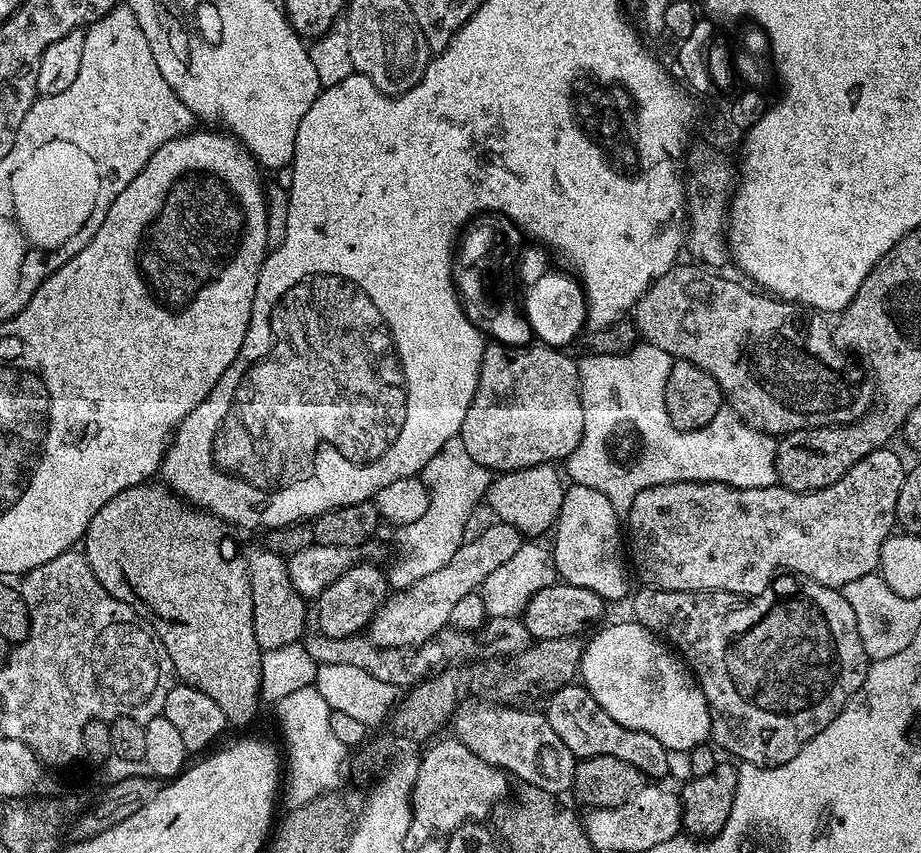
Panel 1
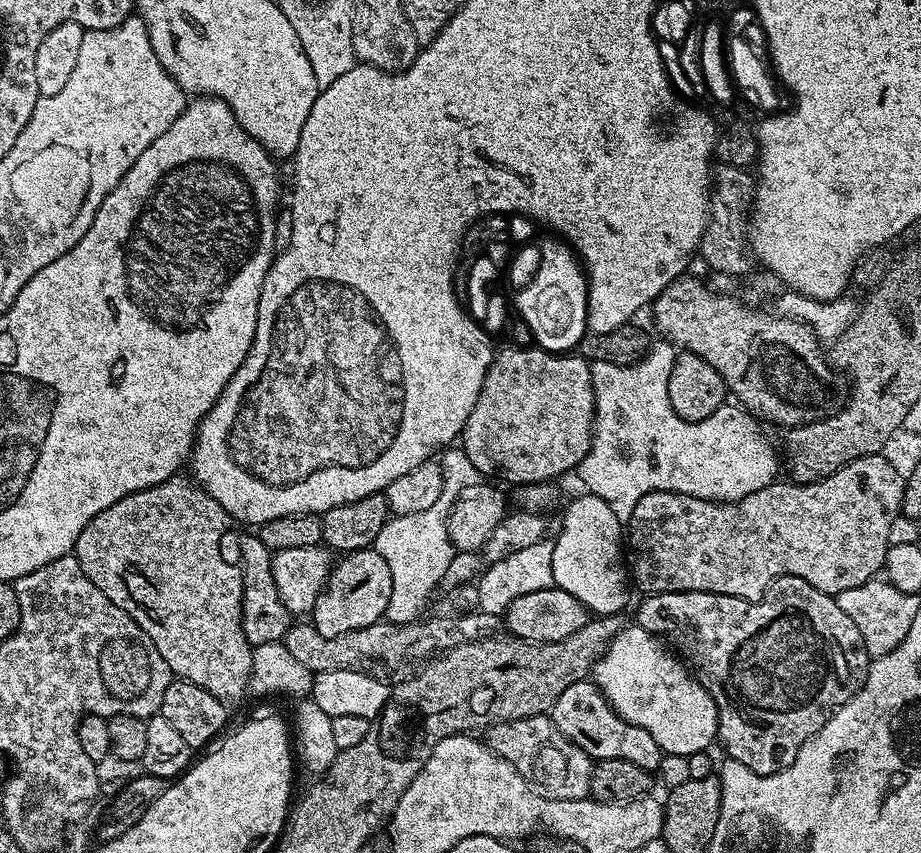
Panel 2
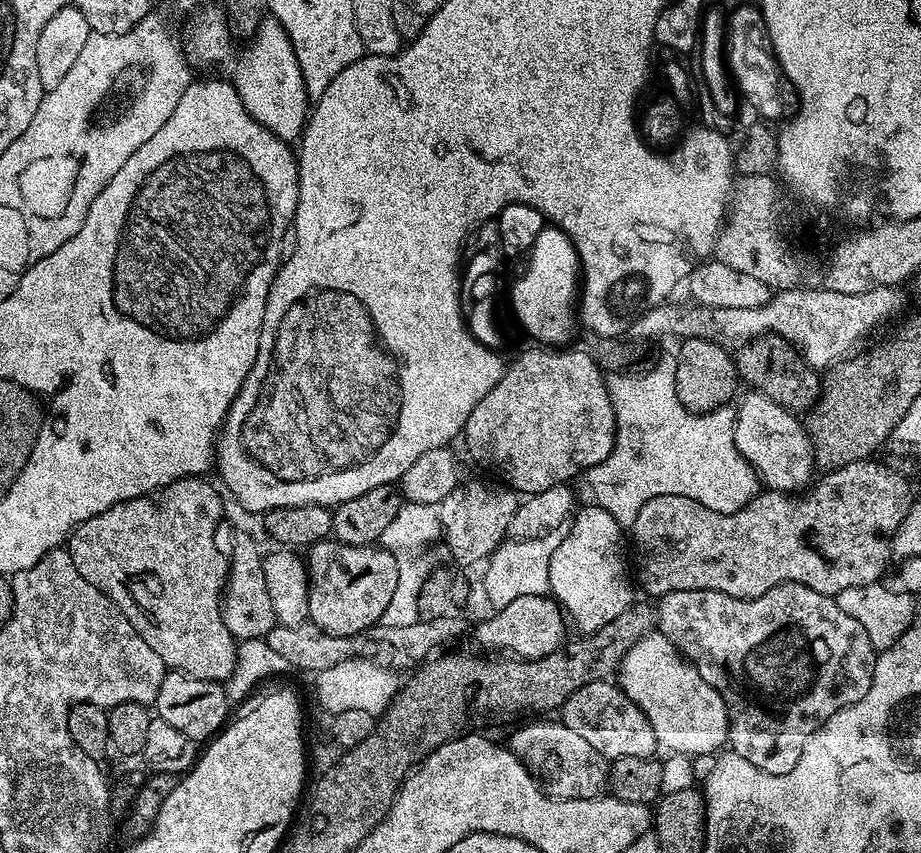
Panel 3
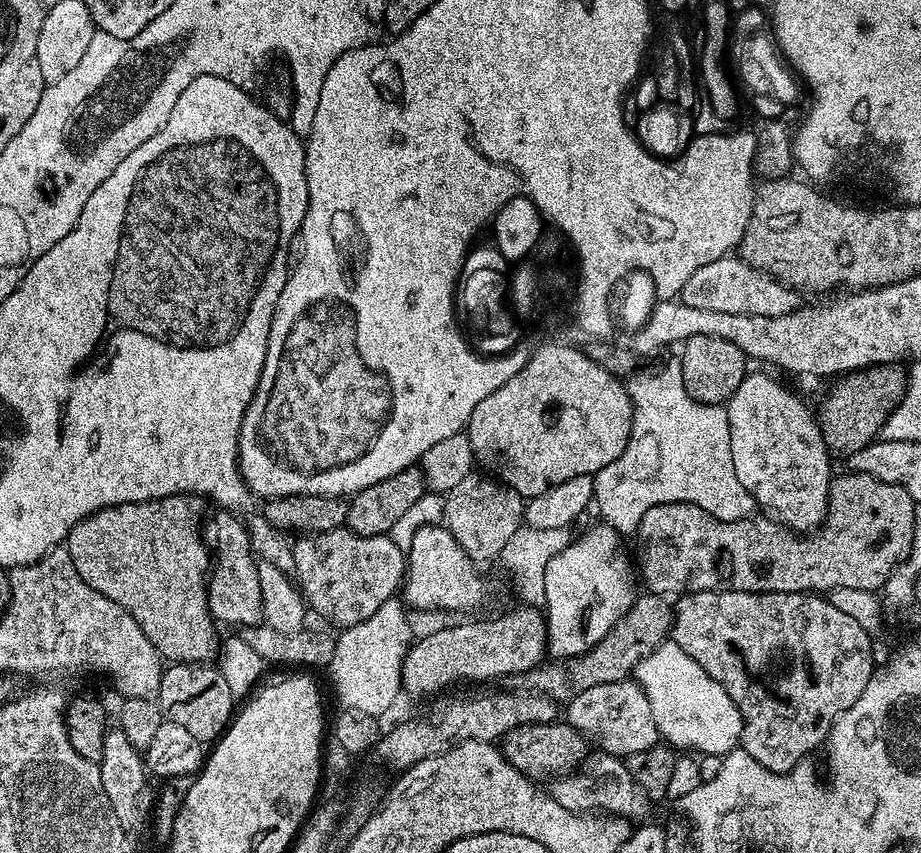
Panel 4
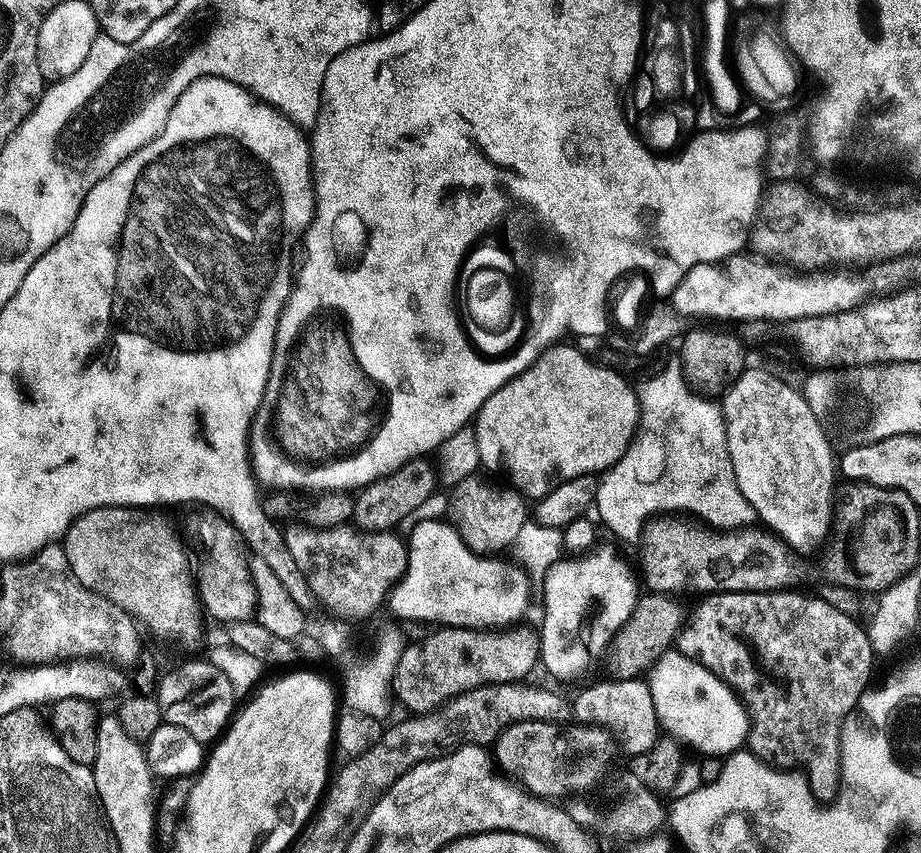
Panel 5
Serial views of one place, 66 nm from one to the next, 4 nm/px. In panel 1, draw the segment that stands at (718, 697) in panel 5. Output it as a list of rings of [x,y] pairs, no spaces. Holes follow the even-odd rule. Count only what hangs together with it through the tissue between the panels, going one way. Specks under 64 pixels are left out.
[[[638,623],[612,624],[609,628],[603,628],[592,641],[584,644],[578,673],[594,702],[598,702],[598,706],[602,706],[614,722],[623,728],[642,730],[642,734],[650,734],[650,738],[658,738],[658,742],[662,742],[669,752],[689,752],[694,746],[705,743],[712,734],[710,710],[687,663],[659,636]]]

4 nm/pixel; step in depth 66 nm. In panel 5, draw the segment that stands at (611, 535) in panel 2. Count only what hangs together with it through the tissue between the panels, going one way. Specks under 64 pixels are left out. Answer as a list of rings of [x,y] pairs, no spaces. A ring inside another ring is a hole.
[[[597,547],[583,558],[561,558],[542,581],[544,621],[538,627],[539,663],[556,680],[576,680],[605,659],[618,629],[634,610],[638,576],[616,552]]]

